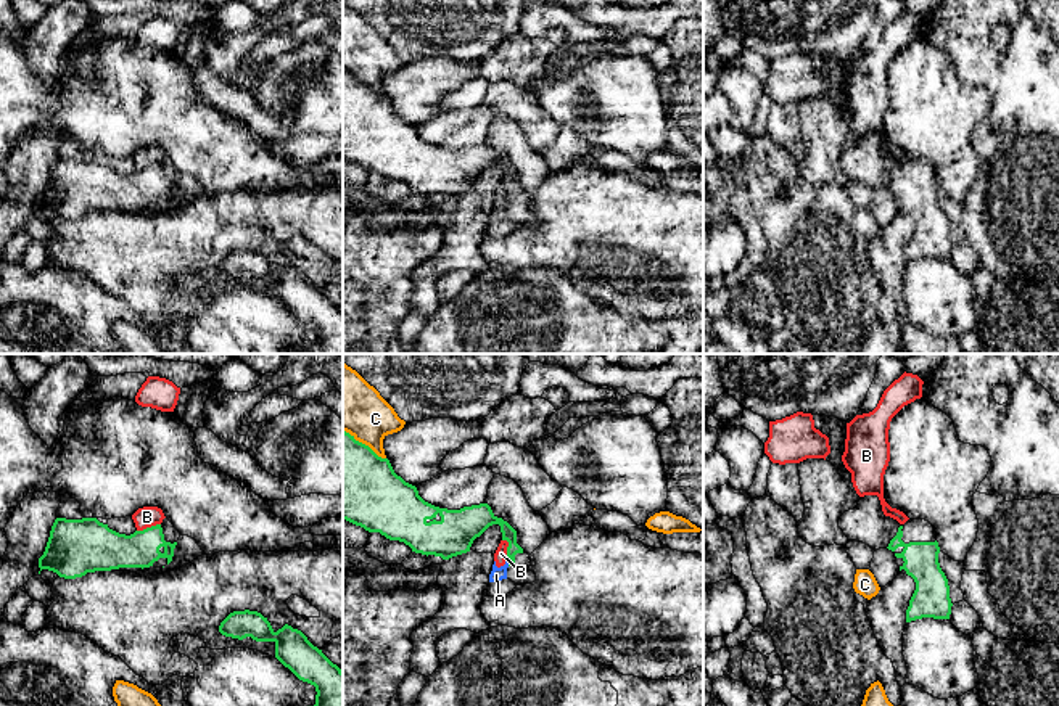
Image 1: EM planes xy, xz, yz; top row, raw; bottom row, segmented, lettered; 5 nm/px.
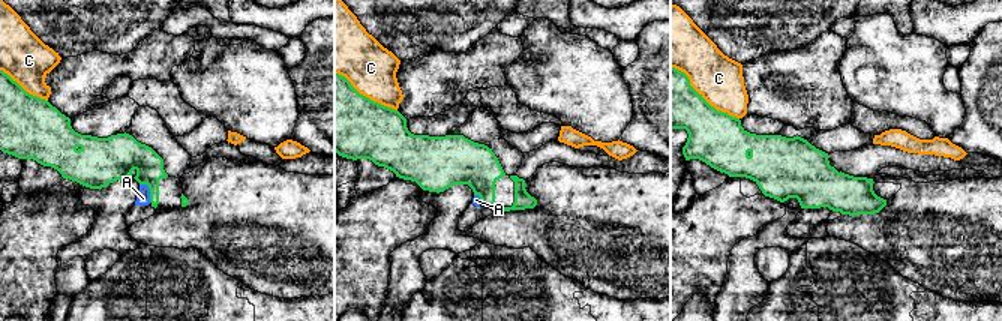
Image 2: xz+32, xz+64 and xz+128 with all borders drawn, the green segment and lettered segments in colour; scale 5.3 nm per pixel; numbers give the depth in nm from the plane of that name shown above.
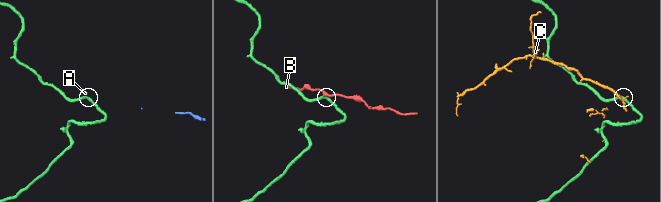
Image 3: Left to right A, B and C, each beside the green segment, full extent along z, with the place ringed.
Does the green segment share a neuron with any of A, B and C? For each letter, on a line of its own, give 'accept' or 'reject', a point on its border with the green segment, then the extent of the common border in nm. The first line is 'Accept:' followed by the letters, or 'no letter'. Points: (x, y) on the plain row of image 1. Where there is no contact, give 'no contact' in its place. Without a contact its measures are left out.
Accept: no letter
A: reject; meets green in xz at (509, 200); contact 60 nm long
B: reject; meets green in xy at (148, 168); contact 130 nm long
C: reject; meets green in xz at (364, 84); contact 260 nm long

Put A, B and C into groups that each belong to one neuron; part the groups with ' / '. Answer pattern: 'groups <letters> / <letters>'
groups A B / C

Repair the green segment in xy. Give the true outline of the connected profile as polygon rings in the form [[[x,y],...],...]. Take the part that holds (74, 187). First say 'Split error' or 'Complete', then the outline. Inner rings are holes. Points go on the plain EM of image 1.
Split error. [[[56,158],[39,207],[64,219],[111,209],[137,212],[169,204],[175,185],[164,177],[161,164],[126,175],[97,158]]]

